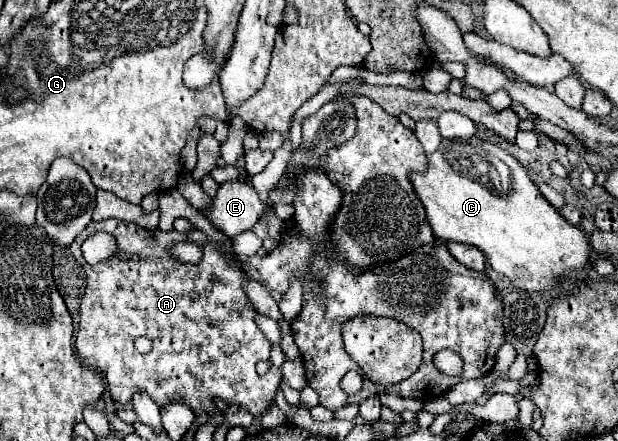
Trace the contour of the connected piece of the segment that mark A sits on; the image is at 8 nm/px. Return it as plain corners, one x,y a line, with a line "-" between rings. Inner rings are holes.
115,218
103,220
103,222
91,222
73,242
71,254
79,264
83,264
87,286
81,296
81,320
79,320
79,332
75,338
75,348
83,364
91,366
91,370
101,372
103,380
107,382
111,400
123,408
131,406
131,394
137,390
147,392
155,404
161,408
167,404
185,404
193,410
195,416
207,414
209,422
215,418
215,404
213,398
223,398
229,406
241,406
249,410
255,418
263,416
267,408
271,406
275,398
275,390
281,384
283,372
279,366
269,364
269,370
259,374
257,364
269,362
269,350
271,342
263,336
259,330
255,316
257,310
249,302
247,294
243,292
243,282
247,280
245,272
235,264
233,256
223,254
221,248
199,230
193,228
191,232
163,232
163,230
149,230
137,224
119,222
-
95,232
109,232
117,240
117,254
107,258
99,264
87,264
81,256
81,244
87,236
-
189,240
199,246
203,246
203,260
199,264
179,264
177,260
169,258
167,250
175,242
-
137,336
147,336
153,342
153,348
149,354
139,354
133,346

